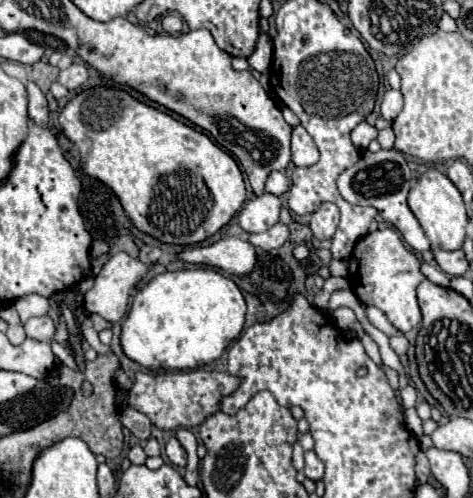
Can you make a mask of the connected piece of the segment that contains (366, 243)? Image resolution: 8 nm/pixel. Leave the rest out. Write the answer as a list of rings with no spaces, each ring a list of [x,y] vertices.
[[[394,228],[376,230],[366,234],[352,252],[348,282],[354,294],[366,306],[380,308],[388,320],[402,332],[416,328],[422,320],[422,312],[416,298],[416,286],[426,278],[420,272],[422,260],[402,242],[400,234]]]

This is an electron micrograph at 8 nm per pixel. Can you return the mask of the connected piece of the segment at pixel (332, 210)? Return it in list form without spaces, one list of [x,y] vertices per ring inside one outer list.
[[[330,202],[320,204],[320,208],[310,216],[310,230],[314,232],[314,238],[318,240],[332,238],[338,228],[338,220],[340,220],[340,212],[336,204]]]

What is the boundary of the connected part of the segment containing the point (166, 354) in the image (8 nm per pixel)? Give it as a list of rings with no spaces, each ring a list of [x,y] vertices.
[[[192,268],[176,270],[154,276],[132,300],[132,308],[122,326],[122,350],[124,354],[138,362],[140,366],[160,372],[160,370],[194,370],[198,366],[210,364],[220,358],[220,354],[240,336],[244,329],[244,314],[247,305],[240,288],[218,270],[212,268]]]

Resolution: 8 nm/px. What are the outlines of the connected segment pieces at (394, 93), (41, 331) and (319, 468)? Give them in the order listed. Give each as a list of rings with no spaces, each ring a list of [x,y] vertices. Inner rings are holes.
[[[390,88],[384,94],[384,100],[382,100],[380,108],[382,108],[382,118],[388,120],[388,122],[392,122],[398,116],[398,112],[402,110],[402,92]]]
[[[40,316],[40,318],[30,318],[26,324],[26,336],[34,340],[46,340],[50,342],[54,336],[54,320],[50,316]]]
[[[306,452],[304,474],[306,474],[306,478],[310,478],[312,482],[322,480],[322,476],[324,476],[324,464],[318,460],[318,456],[316,456],[314,452]]]

